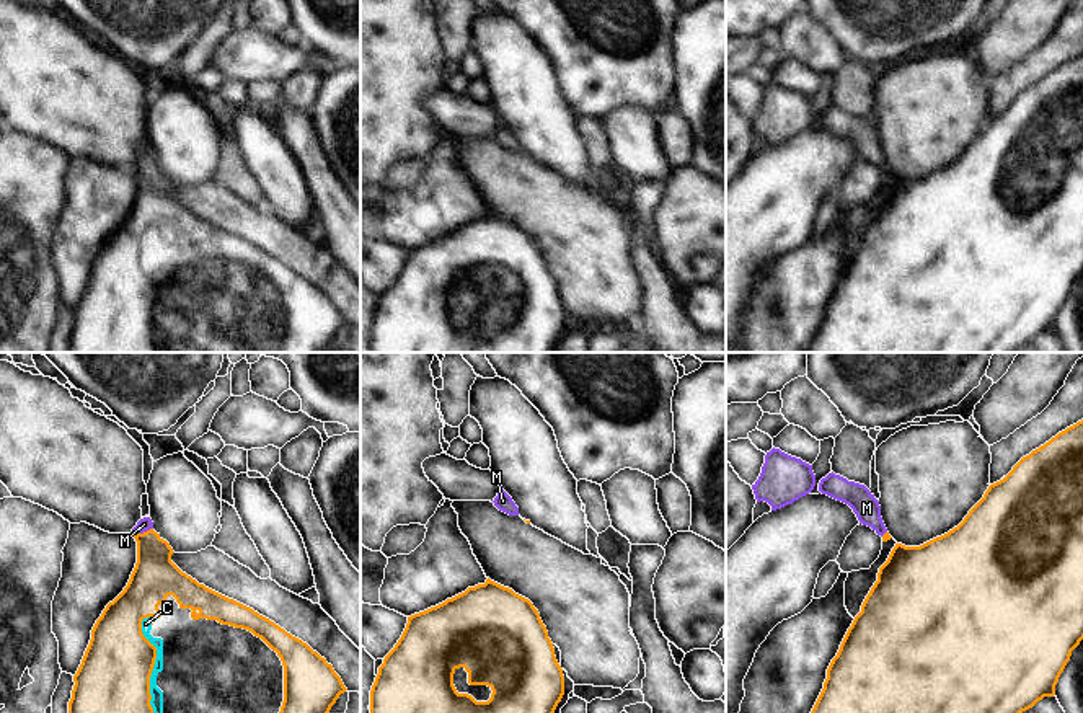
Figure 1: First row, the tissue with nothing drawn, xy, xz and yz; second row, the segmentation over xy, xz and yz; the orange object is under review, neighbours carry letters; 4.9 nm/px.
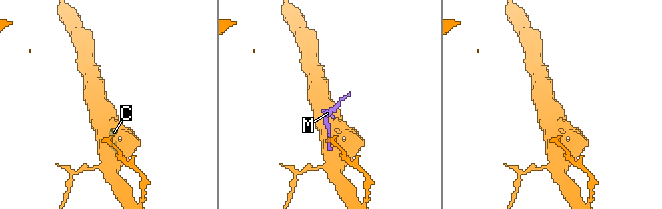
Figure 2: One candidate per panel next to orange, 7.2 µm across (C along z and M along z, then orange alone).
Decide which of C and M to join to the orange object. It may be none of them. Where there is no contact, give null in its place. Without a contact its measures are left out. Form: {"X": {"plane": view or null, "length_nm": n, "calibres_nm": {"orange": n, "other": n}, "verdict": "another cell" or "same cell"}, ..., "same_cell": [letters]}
{"C": {"plane": "xy", "length_nm": 480, "calibres_nm": {"orange": 360, "other": 60}, "verdict": "same cell"}, "M": {"plane": "xy", "length_nm": 110, "calibres_nm": {"orange": 220, "other": 70}, "verdict": "same cell"}, "same_cell": ["C", "M"]}

